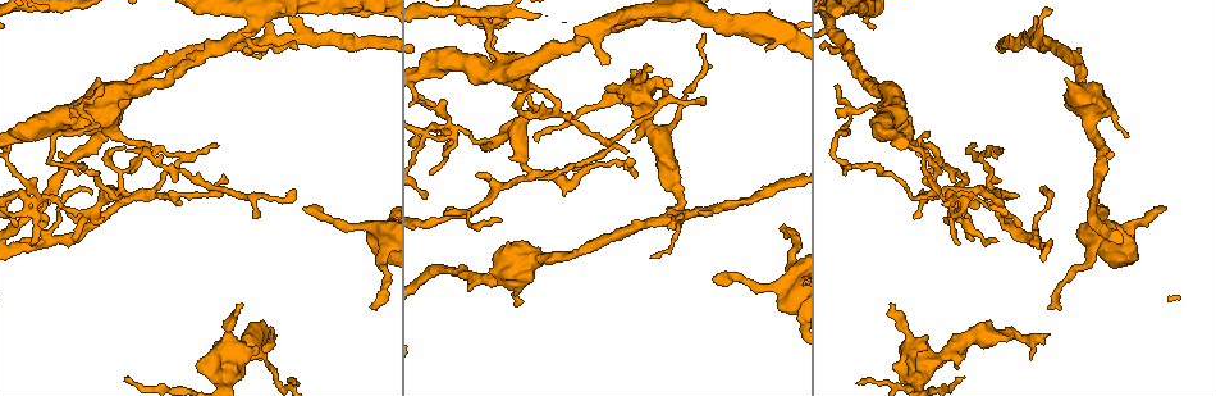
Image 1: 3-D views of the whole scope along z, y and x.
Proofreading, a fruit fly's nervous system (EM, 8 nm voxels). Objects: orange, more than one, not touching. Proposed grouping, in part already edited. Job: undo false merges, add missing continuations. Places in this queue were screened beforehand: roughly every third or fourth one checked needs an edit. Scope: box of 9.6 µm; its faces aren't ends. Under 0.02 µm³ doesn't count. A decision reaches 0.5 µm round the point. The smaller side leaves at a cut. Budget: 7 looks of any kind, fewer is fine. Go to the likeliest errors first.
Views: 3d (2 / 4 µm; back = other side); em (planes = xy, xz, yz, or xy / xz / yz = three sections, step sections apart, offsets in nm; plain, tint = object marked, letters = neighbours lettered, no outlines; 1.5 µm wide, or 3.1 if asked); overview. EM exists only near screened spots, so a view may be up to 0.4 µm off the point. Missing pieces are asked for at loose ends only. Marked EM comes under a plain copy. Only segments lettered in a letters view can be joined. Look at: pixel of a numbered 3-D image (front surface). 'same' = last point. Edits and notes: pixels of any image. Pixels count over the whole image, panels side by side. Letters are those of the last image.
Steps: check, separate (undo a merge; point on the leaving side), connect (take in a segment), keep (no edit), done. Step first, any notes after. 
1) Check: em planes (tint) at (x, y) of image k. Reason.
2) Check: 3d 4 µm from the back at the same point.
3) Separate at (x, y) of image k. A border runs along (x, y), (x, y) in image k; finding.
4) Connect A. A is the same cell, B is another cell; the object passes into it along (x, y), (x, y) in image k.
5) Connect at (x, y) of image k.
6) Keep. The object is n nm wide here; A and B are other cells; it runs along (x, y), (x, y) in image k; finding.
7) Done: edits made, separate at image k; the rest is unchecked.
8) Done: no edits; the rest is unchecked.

Check: 3d 2 µm at (534, 173) of image 1. Three arms meet.

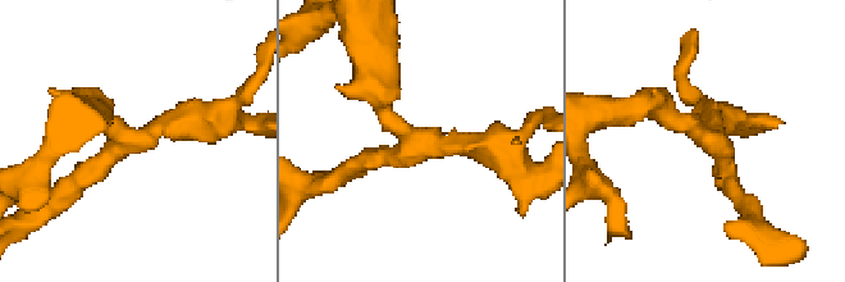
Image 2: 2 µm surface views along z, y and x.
Check: em planes (tint) at (409, 140) of image 2. 3 arms meet here.

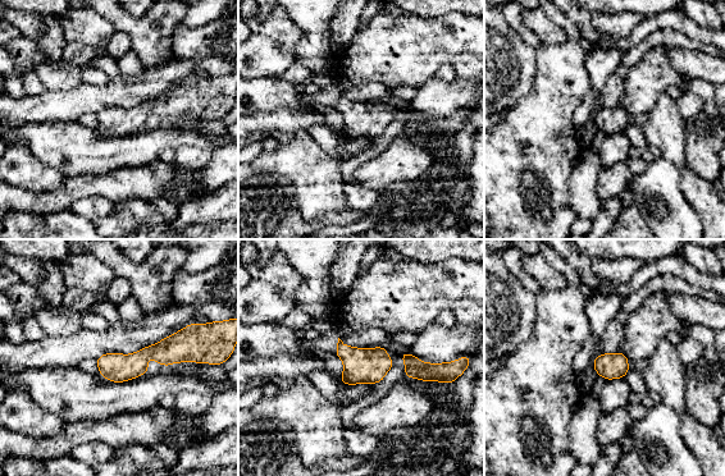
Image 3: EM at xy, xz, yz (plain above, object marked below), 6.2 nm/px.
Check: em planes (letters) at the same point. What lies round it.

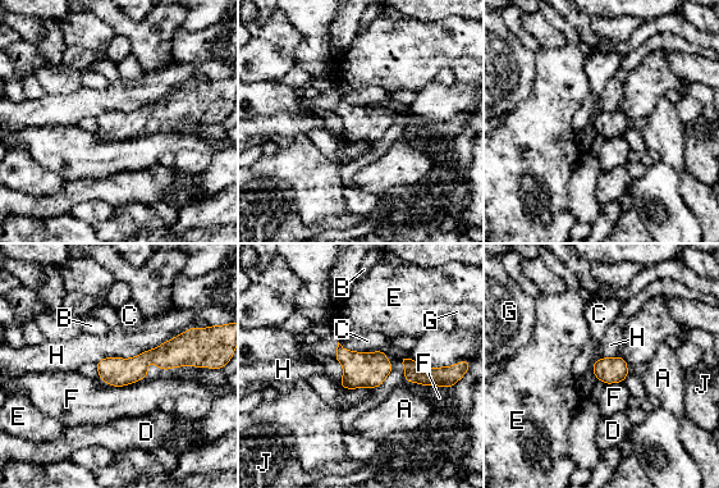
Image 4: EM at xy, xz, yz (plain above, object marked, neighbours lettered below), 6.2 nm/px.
Keep. The object is 160 nm wide here; A, B, C, D, E, F, G, H and J are other cells; a border runs along (187, 328), (136, 355), (95, 364) in image 4; continuous, no second neuron.

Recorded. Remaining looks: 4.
Check: em planes (letters) at (241, 302) of image 1. An open end.

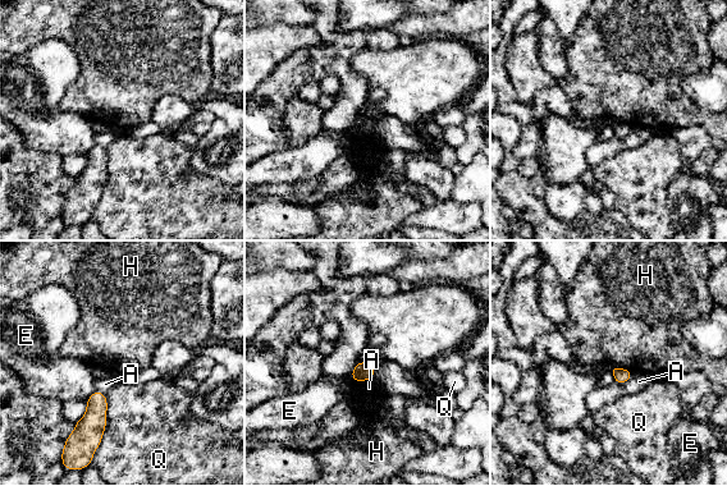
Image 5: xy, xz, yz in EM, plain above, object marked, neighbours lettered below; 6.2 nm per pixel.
Keep. A, E, H and Q are other cells; none of them fits.

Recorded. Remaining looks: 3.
Check: em planes (letters) at (226, 183) of image 1.

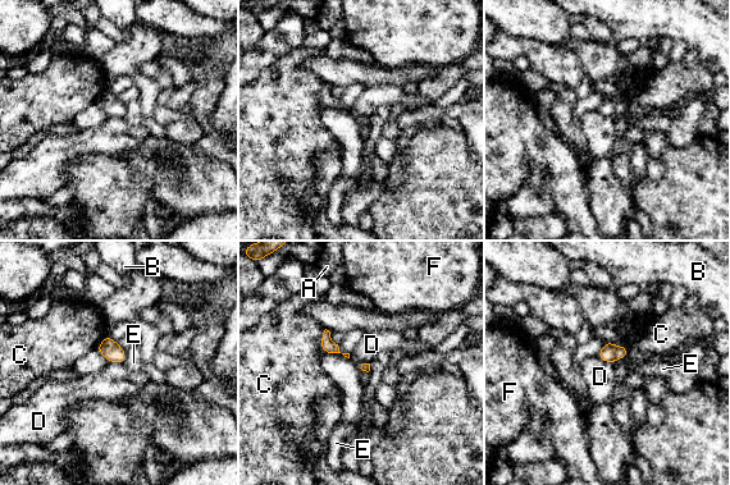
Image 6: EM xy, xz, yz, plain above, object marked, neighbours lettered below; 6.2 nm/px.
Keep. The longest contact is with C, 140 nm; A, B, C, D, E and F are other cells; no lettered segment goes on from it.

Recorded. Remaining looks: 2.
Done: no edits; the rest is unchecked.

